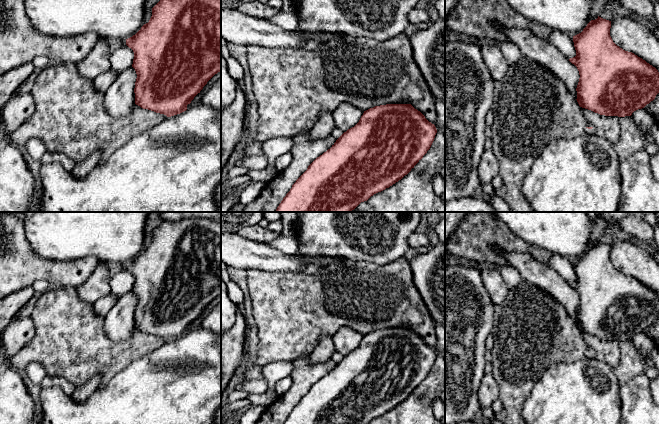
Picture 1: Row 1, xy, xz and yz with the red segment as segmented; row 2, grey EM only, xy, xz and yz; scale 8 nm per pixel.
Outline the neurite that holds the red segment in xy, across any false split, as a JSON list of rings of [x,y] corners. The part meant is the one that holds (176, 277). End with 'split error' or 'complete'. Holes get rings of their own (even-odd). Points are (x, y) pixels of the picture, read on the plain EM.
[[[201,218],[163,221],[152,232],[149,246],[126,263],[126,269],[134,276],[132,291],[137,298],[135,328],[167,341],[186,335],[187,329],[207,306],[221,295],[221,221]]] | complete

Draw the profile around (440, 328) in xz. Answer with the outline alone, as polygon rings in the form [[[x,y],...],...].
[[[444,324],[436,325],[436,338],[437,338],[437,343],[434,349],[437,355],[445,354],[445,325]]]

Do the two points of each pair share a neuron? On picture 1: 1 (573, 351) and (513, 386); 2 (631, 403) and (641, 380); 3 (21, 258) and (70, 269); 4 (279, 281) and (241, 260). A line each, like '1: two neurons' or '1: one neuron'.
1: one neuron
2: one neuron
3: one neuron
4: two neurons

